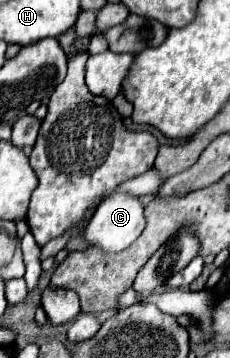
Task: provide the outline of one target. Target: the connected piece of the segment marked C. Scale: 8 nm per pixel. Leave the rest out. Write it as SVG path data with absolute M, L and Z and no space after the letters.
M115 191L99 203L95 215L91 217L91 221L87 225L85 239L89 239L91 245L101 247L103 251L123 251L125 247L129 247L143 233L145 223L147 223L147 219L145 219L143 199L135 197L127 191Z

